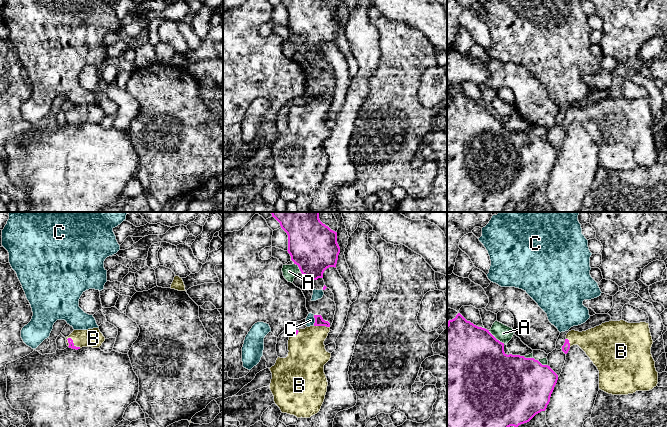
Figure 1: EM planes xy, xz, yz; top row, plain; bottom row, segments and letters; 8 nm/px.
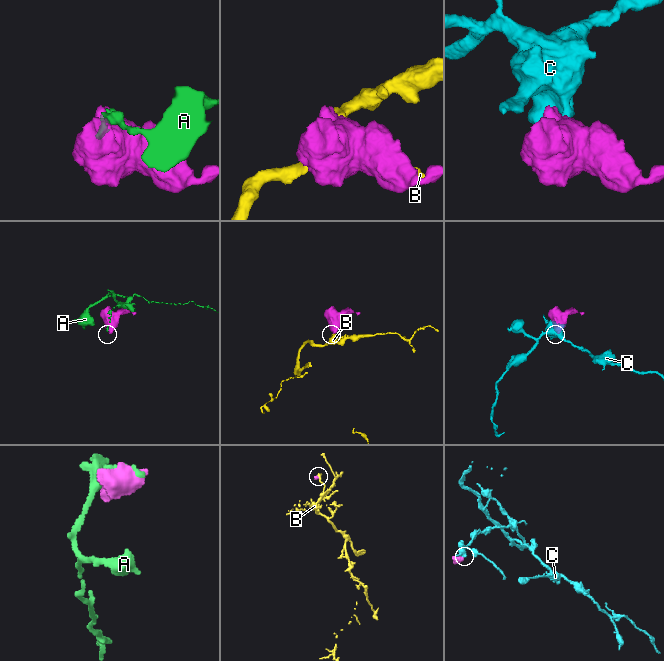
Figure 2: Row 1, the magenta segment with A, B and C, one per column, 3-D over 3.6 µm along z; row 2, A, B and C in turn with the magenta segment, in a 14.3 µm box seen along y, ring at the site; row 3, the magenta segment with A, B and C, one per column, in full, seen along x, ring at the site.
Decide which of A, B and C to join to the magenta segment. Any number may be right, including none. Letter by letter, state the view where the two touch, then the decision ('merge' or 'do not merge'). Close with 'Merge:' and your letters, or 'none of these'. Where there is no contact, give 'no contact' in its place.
A: yz | do not merge
B: xy | merge
C: xz | do not merge
Merge: B

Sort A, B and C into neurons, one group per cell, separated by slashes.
A / B / C

